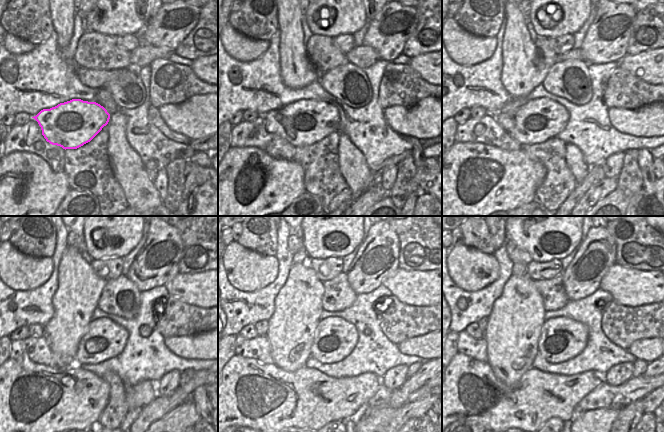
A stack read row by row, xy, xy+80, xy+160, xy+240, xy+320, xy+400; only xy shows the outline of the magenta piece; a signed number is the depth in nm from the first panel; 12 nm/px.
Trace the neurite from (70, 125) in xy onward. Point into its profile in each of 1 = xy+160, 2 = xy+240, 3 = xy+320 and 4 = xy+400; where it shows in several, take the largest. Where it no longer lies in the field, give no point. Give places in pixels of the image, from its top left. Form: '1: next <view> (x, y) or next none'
1: next xy+160 (537, 120)
2: next xy+240 (104, 339)
3: next xy+320 (336, 338)
4: next xy+400 (562, 339)

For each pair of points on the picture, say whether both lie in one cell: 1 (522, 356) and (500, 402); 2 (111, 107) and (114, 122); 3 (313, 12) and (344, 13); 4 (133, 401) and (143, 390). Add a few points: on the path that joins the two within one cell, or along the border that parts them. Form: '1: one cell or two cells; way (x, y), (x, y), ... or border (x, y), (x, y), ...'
1: two cells; border (491, 369), (508, 385), (514, 385), (526, 371)
2: two cells; border (117, 109), (110, 115)
3: one cell; way (313, 23), (321, 31), (329, 31), (336, 24)
4: one cell; way (136, 398), (141, 393)

